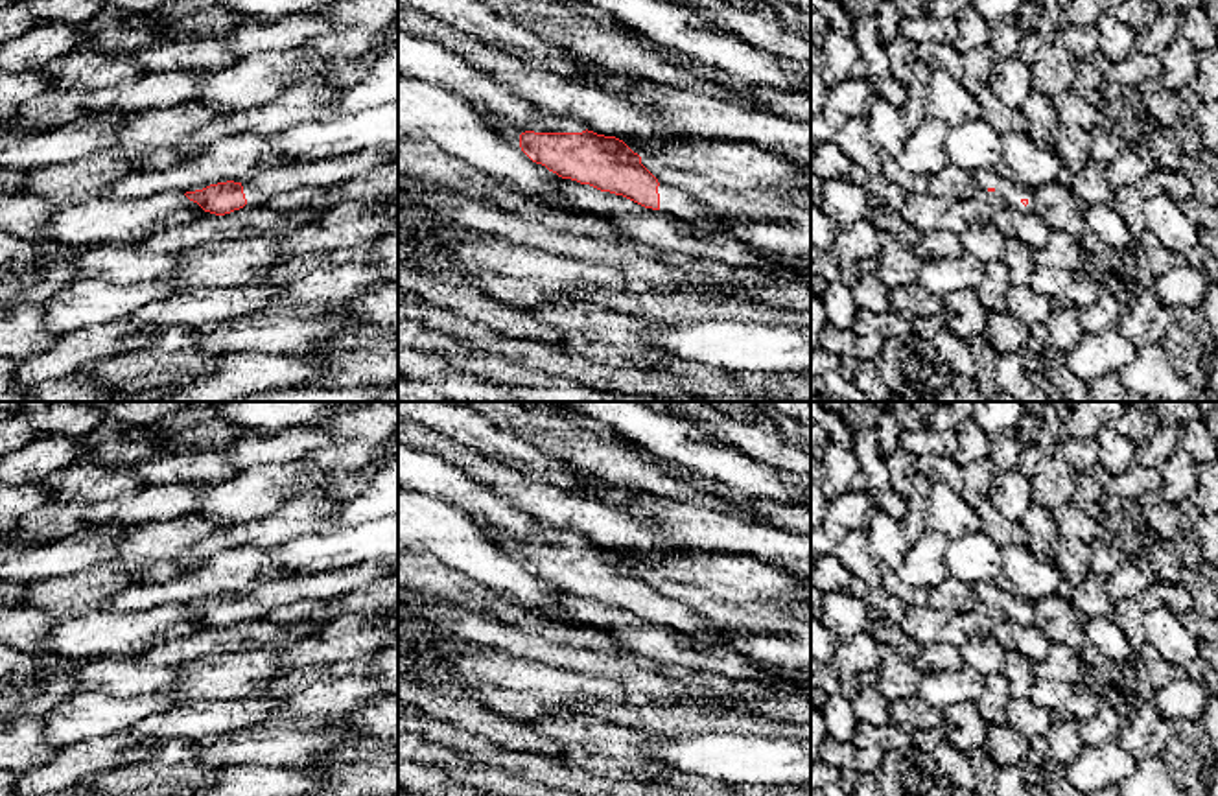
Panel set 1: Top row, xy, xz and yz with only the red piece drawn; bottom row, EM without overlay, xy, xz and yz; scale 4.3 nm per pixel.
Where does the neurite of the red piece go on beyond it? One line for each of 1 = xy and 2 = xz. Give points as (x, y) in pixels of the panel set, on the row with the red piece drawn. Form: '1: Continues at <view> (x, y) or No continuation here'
1: Continues at xy (269, 181)
2: Continues at xz (677, 201)

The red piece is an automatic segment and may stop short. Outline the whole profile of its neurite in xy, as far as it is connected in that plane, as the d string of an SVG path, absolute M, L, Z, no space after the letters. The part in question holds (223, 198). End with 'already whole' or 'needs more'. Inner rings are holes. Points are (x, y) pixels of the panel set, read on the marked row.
M398 146L311 162L265 166L247 181L217 182L203 190L186 192L184 195L205 212L225 216L240 208L265 206L273 197L297 188L343 184L394 160L398 160Z; needs more

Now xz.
M542 109L540 116L525 125L512 122L501 114L479 112L483 120L496 131L518 133L521 151L536 164L562 179L571 179L580 184L590 184L601 192L623 195L645 208L660 210L684 219L709 234L726 234L726 225L706 214L706 205L684 188L658 181L623 140L615 136L597 135L588 131L584 123L573 118L556 116Z; needs more

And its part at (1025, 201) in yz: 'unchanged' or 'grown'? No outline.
grown

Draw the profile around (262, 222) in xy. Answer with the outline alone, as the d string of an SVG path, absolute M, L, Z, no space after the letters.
M265 206L240 208L225 216L203 214L199 219L160 230L136 247L155 254L179 254L190 247L212 241L240 241L245 238L273 238L319 217L321 210L276 212Z

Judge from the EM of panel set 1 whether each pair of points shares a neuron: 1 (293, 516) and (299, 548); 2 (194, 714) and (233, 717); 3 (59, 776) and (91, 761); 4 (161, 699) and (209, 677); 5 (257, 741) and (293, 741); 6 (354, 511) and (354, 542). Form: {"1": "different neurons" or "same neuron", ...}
{"1": "different neurons", "2": "same neuron", "3": "same neuron", "4": "different neurons", "5": "same neuron", "6": "different neurons"}

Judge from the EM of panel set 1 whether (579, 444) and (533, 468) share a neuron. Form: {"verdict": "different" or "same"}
{"verdict": "different"}

